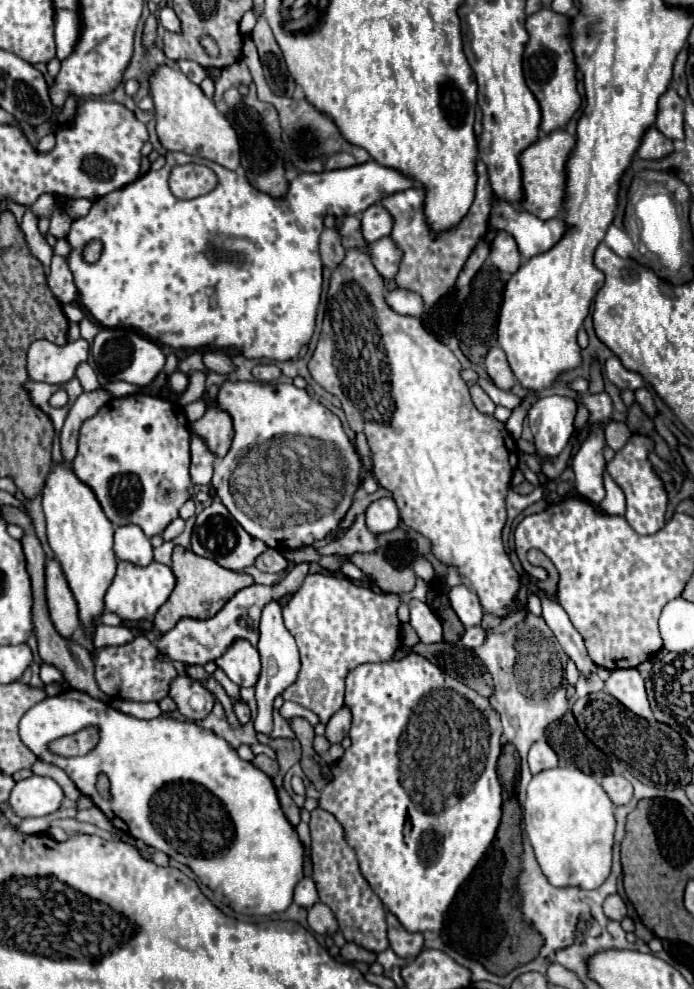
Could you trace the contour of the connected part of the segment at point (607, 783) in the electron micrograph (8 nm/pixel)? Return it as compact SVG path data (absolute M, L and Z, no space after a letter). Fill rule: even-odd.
M620 775L604 777L602 787L614 805L624 805L624 803L630 803L632 799L632 783Z

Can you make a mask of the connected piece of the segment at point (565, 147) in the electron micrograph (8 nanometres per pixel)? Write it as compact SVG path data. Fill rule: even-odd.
M556 129L546 137L538 137L518 155L518 163L522 169L522 195L524 195L520 205L538 219L552 219L562 213L566 161L574 149L574 143L576 143L574 137L570 137L564 129Z

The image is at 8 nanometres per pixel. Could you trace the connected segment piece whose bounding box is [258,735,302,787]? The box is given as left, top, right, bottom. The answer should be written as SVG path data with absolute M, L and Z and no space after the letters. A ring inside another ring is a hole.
M258 735L260 737L260 743L266 743L270 745L274 751L276 751L276 759L280 763L280 773L272 779L276 787L280 787L284 781L284 773L294 765L298 763L300 755L302 755L302 747L300 747L300 741L298 739L272 739L268 735Z

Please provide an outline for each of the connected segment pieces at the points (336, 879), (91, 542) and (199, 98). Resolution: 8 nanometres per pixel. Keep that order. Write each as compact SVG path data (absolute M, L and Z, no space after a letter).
M318 807L316 811L312 811L310 831L312 831L312 863L314 863L312 879L318 887L320 901L328 905L336 915L340 931L346 937L346 941L352 941L364 947L366 951L378 953L378 945L390 945L386 937L386 909L378 899L378 895L370 889L368 881L362 877L356 853L348 845L342 825L336 821L332 813Z
M66 463L52 469L42 489L42 507L46 513L48 543L54 557L62 565L68 579L68 587L78 603L78 619L86 637L94 637L96 619L104 613L104 595L116 575L116 555L112 551L114 525L106 519L96 495L88 485L84 485Z
M158 67L150 85L156 113L156 133L168 151L206 157L232 171L240 167L240 143L232 123L214 107L212 99L208 99L198 85L194 85L182 71L170 67Z

